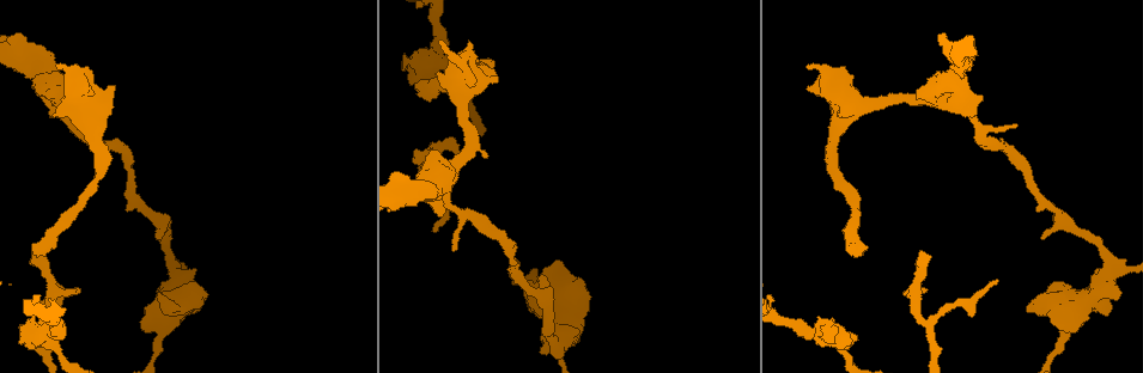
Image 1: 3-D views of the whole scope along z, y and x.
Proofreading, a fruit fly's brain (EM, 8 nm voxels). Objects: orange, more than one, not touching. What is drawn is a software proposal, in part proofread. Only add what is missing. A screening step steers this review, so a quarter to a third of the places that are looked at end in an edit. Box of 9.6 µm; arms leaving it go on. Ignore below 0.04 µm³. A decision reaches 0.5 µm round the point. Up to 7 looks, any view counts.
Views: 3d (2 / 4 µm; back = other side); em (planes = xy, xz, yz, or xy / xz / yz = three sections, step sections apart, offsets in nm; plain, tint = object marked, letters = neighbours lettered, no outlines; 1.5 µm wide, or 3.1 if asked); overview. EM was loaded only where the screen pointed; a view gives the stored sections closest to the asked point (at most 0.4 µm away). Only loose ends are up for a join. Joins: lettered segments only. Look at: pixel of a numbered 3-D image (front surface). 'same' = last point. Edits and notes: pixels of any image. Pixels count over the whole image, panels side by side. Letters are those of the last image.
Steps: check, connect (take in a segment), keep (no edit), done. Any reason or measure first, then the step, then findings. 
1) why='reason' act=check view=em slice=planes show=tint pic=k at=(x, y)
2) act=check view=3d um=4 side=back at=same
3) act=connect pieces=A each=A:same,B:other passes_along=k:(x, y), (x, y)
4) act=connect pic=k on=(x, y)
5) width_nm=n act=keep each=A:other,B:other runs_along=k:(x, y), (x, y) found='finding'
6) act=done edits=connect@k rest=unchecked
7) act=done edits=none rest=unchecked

why='free end' act=check view=3d um=4 pic=1 at=(439, 40)

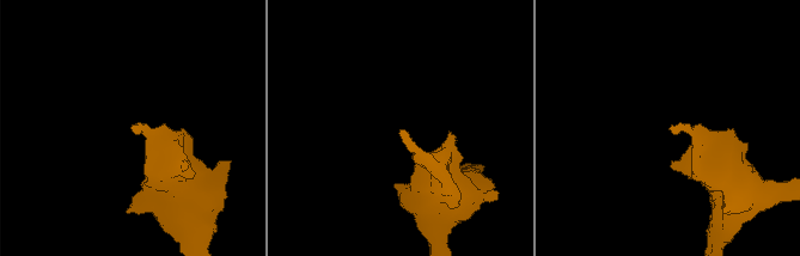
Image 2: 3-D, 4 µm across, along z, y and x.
act=check view=em slice=planes show=letters pic=2 at=(400, 134)

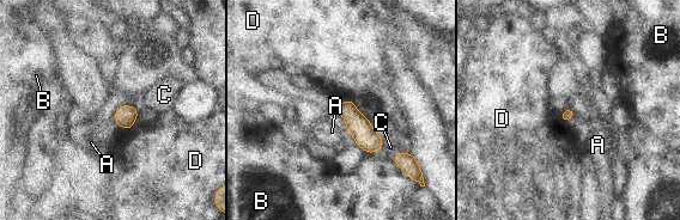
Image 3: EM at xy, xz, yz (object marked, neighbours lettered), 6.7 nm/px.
act=keep each=A:other,B:other,C:other,D:other border=3:(559, 115), (564, 122) found='no lettered segment goes on from it'

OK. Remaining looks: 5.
why='branch stops here' act=check view=3d um=2 pic=1 at=(419, 152)

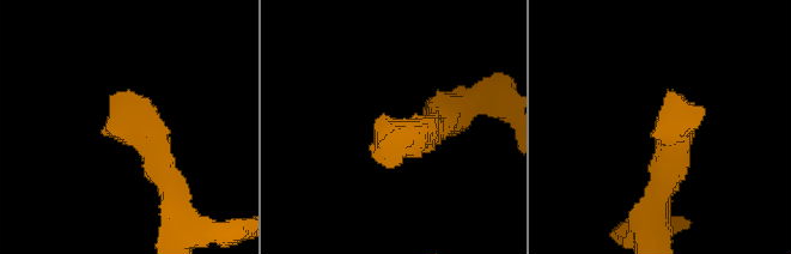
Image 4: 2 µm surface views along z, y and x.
act=check view=em slice=planes show=letters pic=4 at=(392, 132)

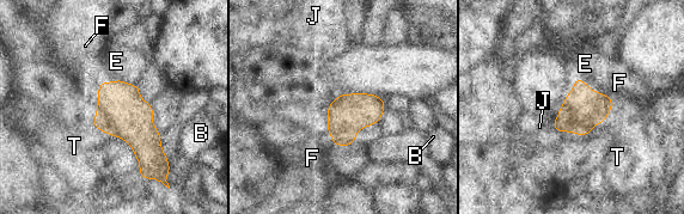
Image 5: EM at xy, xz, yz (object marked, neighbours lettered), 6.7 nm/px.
longest_contact=E:240nm act=keep each=B:other,E:other,F:other,J:other,T:other border=5:(325, 127), (336, 146) found='no lettered segment goes on from it'

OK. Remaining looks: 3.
why='free end' act=check view=em slice=planes show=letters pic=1 at=(20, 329)

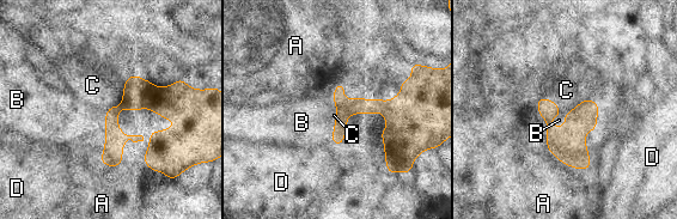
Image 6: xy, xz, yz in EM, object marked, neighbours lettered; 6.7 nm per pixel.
width_nm=120 act=connect pieces=B each=A:other,B:same,C:other,D:other passes_along=6:(115, 139), (105, 137), (71, 123) found='the neuron continues'

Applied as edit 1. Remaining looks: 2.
act=done edits=connect@6 rest=unchecked

